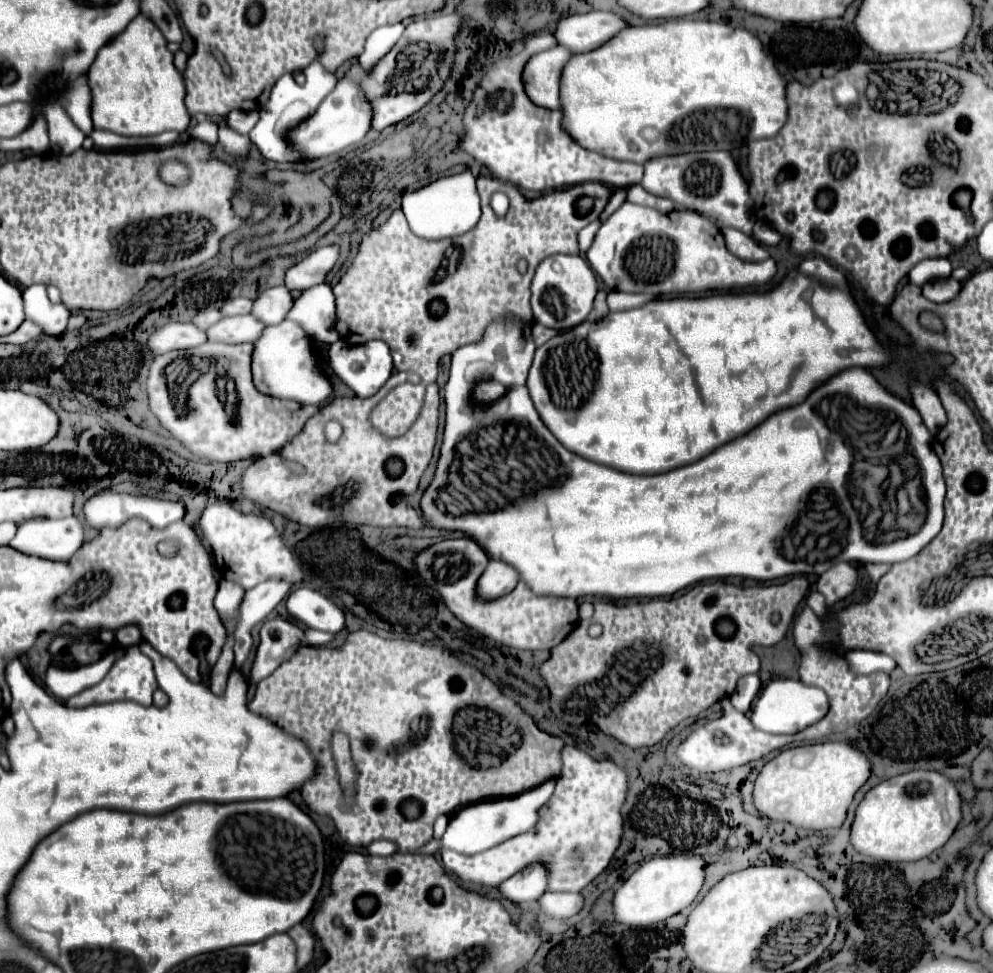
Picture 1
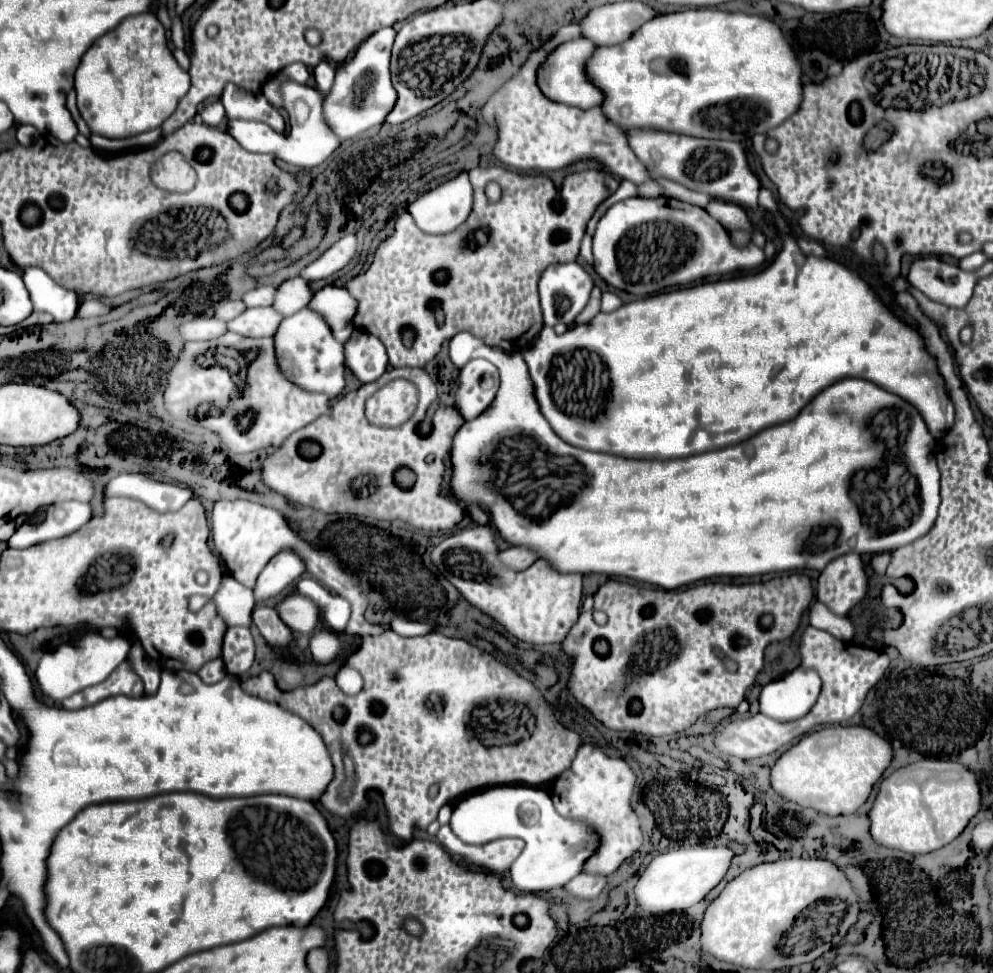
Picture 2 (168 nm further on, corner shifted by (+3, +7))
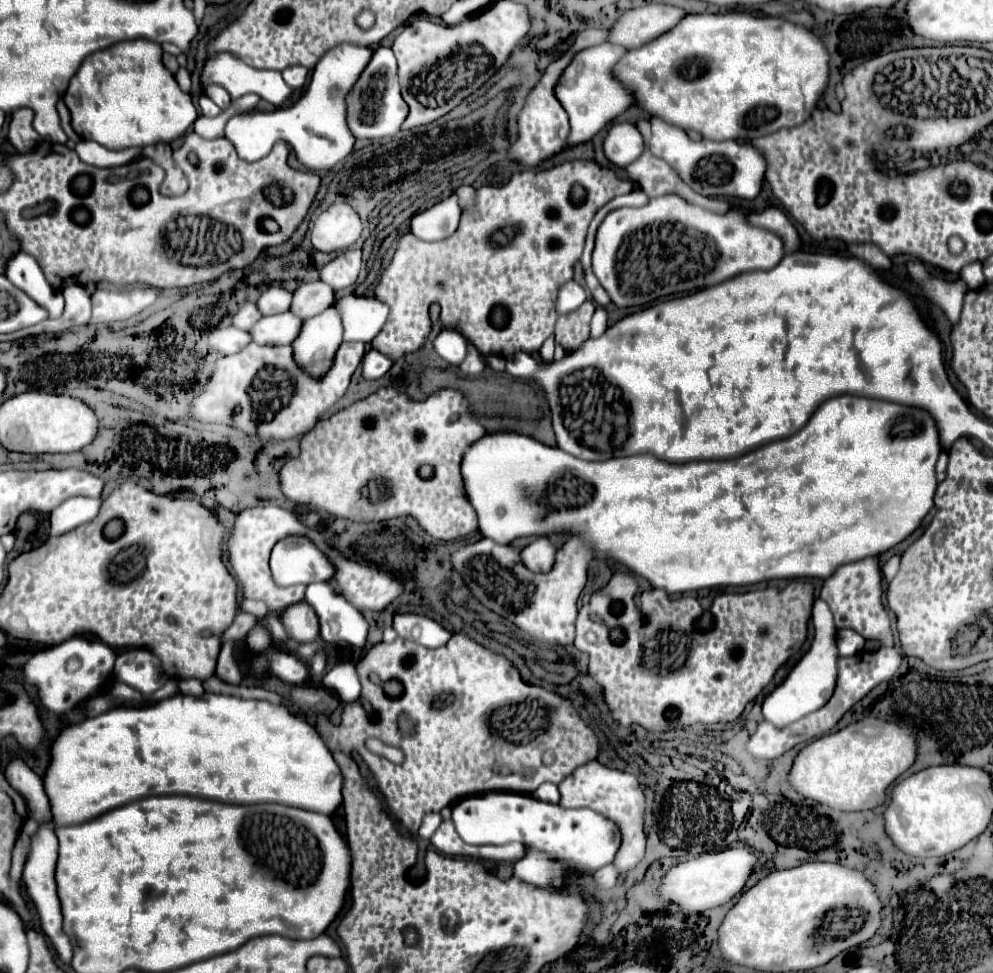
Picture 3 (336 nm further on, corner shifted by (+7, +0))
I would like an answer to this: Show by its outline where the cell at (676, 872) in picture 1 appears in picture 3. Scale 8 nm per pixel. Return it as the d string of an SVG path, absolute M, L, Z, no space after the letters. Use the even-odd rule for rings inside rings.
M749 847L727 849L719 853L705 853L697 859L675 865L667 871L659 893L663 895L671 911L705 911L729 903L737 893L741 893L755 869L757 857Z

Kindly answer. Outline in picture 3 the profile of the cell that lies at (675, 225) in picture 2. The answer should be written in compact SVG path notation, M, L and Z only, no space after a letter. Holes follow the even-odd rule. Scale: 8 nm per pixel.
M659 195L645 207L621 207L603 219L595 239L593 273L617 307L641 307L657 301L659 297L705 289L747 271L771 269L783 257L783 239L769 229L751 225L743 211L729 209L727 213L719 215L691 205L679 195Z

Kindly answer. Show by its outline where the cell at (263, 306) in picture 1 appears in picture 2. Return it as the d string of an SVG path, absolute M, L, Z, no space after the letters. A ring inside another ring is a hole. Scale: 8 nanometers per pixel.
M289 278L283 284L277 286L275 292L275 300L273 300L273 308L281 314L281 316L291 316L295 312L299 312L303 306L307 306L307 302L311 300L313 292L307 286L307 280L303 278Z

